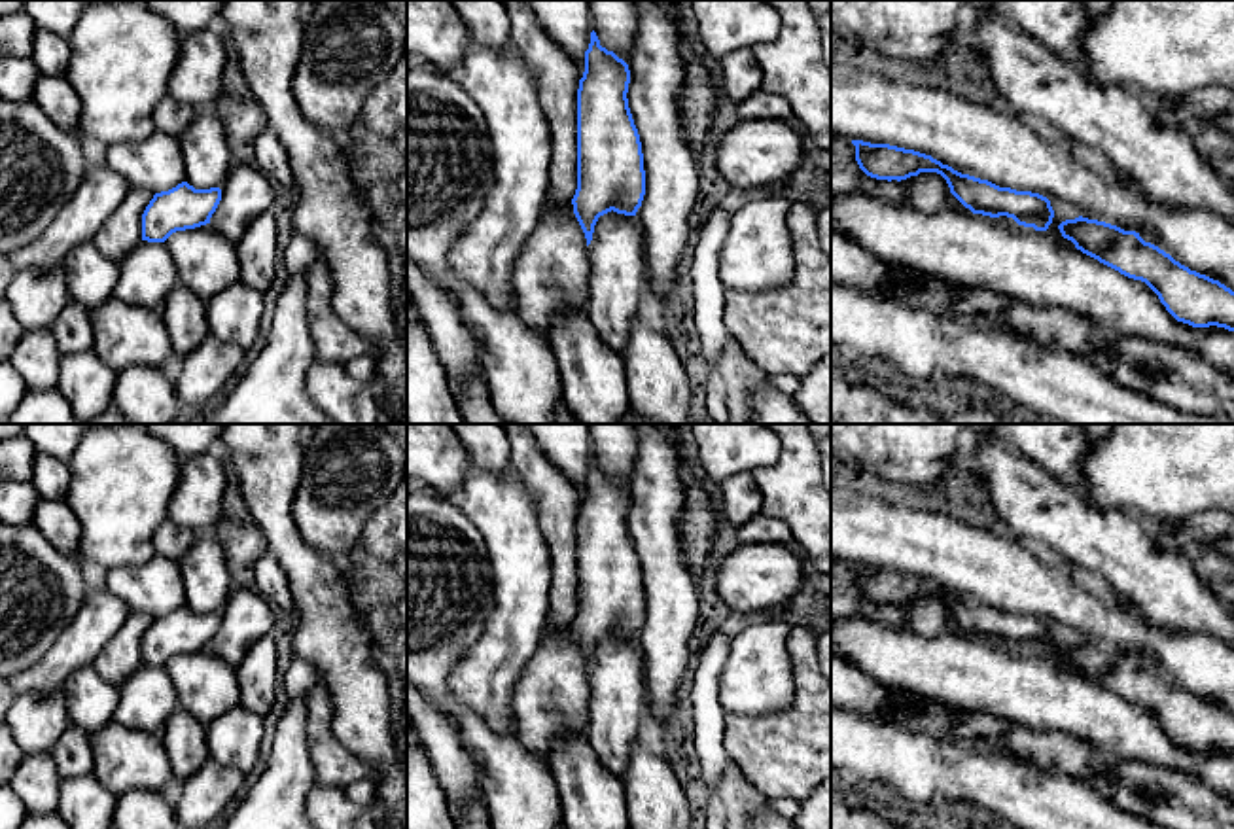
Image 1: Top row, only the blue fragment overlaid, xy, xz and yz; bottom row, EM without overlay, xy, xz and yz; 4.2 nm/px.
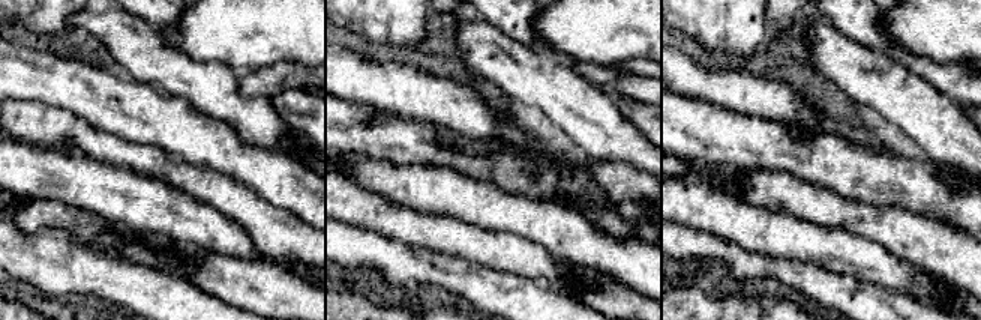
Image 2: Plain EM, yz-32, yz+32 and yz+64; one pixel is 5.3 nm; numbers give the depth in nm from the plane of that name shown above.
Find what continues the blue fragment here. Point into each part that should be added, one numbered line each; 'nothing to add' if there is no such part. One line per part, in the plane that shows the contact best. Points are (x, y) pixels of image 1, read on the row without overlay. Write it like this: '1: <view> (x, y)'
nothing to add

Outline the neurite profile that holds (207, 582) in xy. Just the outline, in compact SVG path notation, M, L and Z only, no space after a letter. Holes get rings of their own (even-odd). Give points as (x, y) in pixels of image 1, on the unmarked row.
M197 534L178 566L185 589L185 606L195 613L221 613L233 583L218 539L212 534Z

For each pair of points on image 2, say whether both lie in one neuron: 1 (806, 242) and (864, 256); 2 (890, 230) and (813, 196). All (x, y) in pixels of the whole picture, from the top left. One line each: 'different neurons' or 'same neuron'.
1: same neuron
2: same neuron

